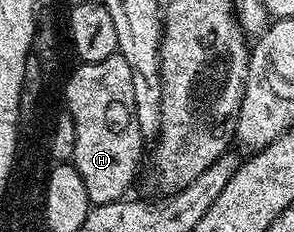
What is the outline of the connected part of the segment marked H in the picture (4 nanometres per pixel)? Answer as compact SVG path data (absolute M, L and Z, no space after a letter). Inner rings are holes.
M119 54L107 57L103 61L81 63L73 71L69 84L65 87L67 113L75 121L75 153L71 160L77 168L83 185L87 185L87 197L90 204L116 203L126 198L125 190L133 183L137 175L137 162L141 159L143 136L137 124L135 113L135 85L131 85L131 68Z

